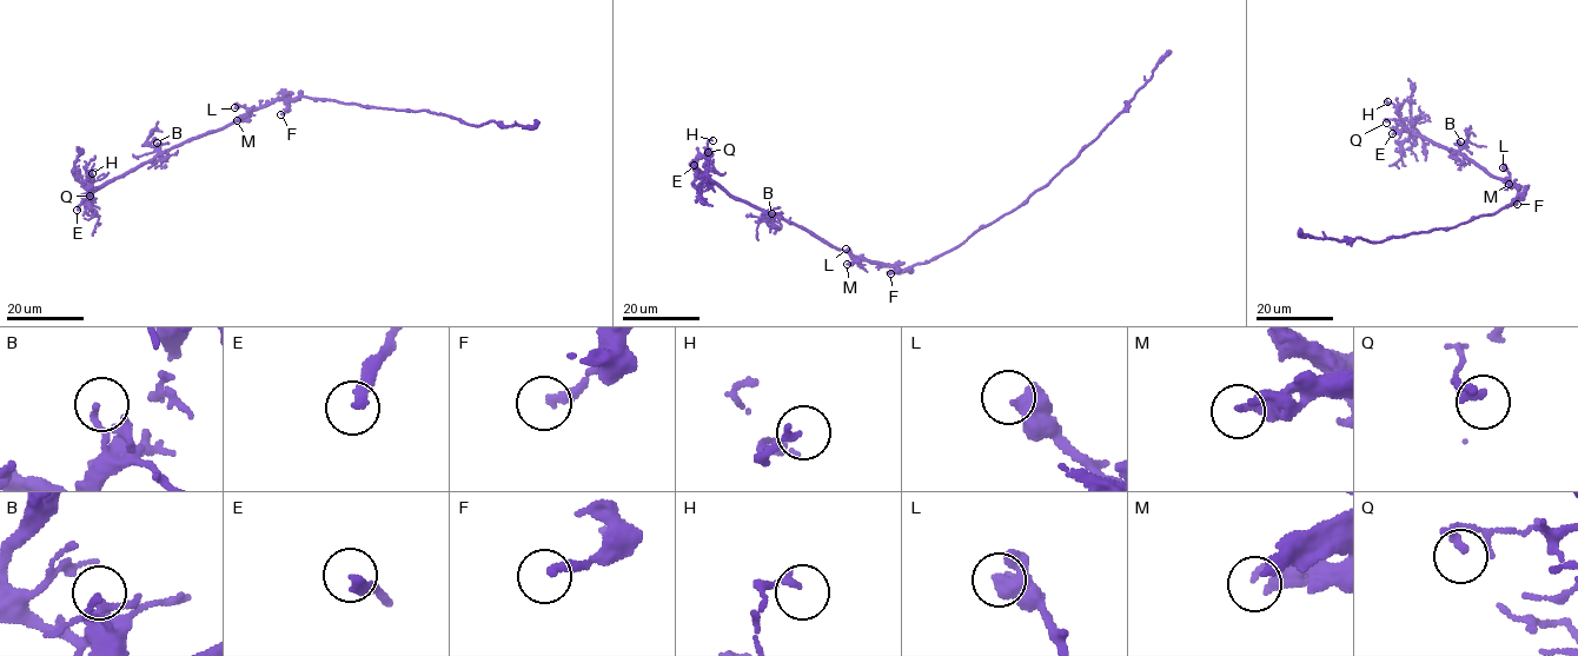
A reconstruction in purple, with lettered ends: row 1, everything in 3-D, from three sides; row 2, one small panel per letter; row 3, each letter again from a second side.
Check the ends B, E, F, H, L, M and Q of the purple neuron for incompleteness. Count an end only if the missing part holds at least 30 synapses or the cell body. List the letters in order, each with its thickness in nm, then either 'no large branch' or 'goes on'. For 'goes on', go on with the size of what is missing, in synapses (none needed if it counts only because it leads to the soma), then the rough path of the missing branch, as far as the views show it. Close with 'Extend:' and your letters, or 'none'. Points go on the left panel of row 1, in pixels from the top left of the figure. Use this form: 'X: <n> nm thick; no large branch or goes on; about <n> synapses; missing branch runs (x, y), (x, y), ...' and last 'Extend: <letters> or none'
B: 150 nm thick; no large branch
E: 280 nm thick; goes on; missing branch runs (77, 210), (74, 229), (80, 239), (59, 238)
F: 240 nm thick; no large branch
H: 170 nm thick; no large branch
L: 480 nm thick; no large branch
M: 170 nm thick; no large branch
Q: 200 nm thick; no large branch
Extend: E

